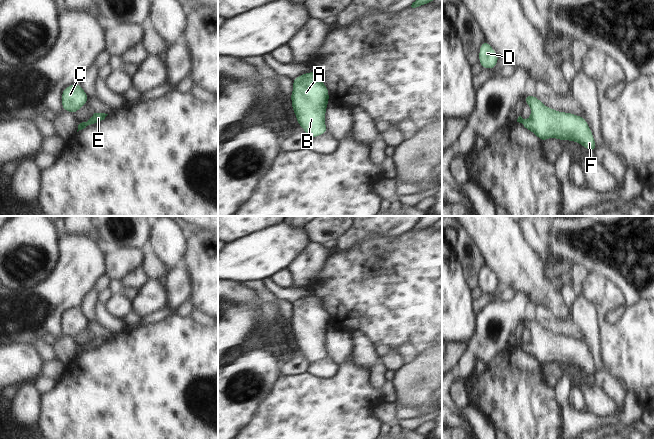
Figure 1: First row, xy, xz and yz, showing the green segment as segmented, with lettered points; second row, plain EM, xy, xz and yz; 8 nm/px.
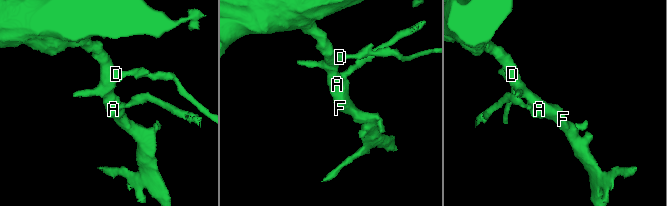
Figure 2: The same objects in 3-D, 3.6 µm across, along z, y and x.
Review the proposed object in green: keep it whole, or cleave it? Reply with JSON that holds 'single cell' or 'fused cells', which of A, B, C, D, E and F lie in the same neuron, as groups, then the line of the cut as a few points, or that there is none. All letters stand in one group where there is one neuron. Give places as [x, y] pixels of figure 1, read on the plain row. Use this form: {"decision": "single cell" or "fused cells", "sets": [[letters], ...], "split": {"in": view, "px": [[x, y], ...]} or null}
{"decision": "single cell", "sets": [["A", "B", "C", "D", "E", "F"]], "split": null}

